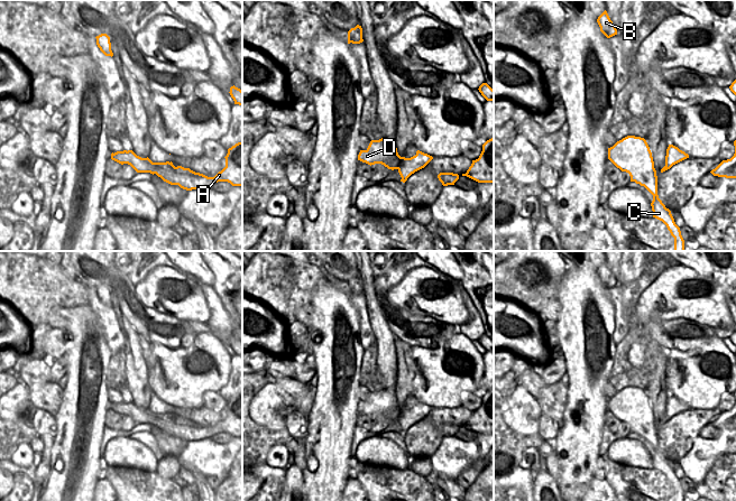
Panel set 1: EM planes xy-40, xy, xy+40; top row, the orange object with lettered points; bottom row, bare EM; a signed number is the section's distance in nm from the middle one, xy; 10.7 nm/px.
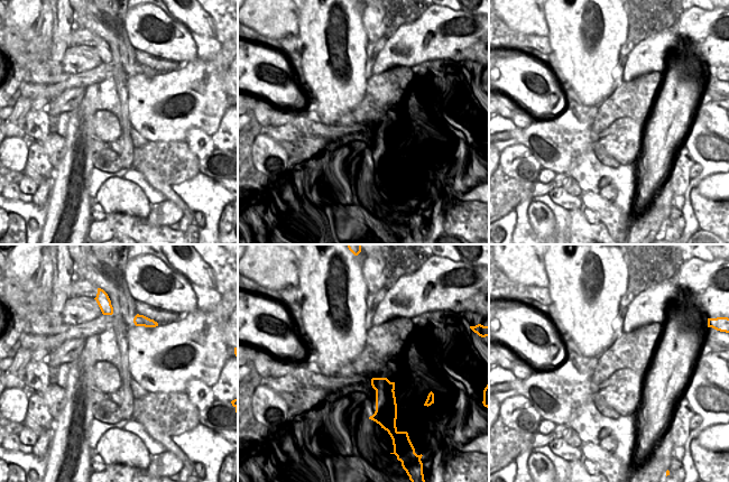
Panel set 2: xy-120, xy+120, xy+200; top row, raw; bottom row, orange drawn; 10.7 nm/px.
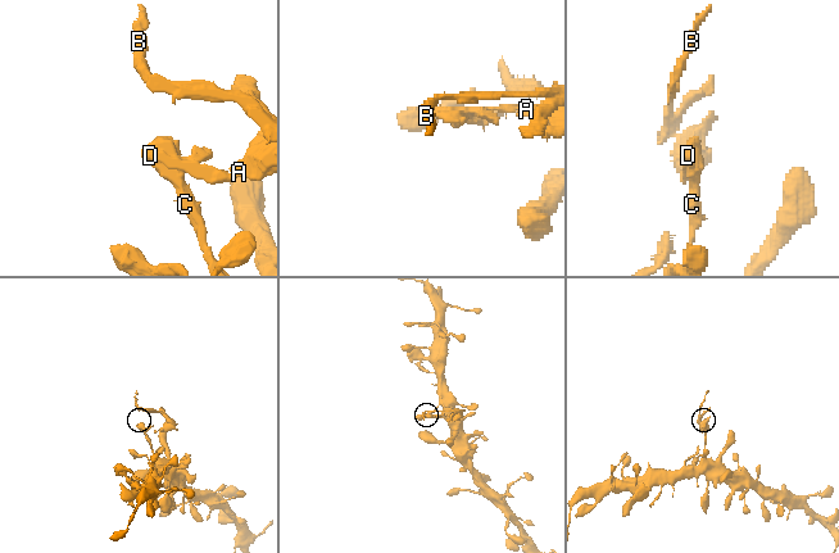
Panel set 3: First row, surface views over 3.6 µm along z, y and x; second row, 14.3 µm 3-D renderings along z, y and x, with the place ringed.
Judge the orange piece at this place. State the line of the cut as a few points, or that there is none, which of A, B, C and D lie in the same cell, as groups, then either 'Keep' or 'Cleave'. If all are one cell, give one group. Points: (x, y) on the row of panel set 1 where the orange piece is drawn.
Split along xy-40 (154, 163), (156, 165), (155, 173). Groups: A B / C D. Cleave.

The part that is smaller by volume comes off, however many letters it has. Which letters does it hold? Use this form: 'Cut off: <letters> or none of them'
Cut off: A, B.

